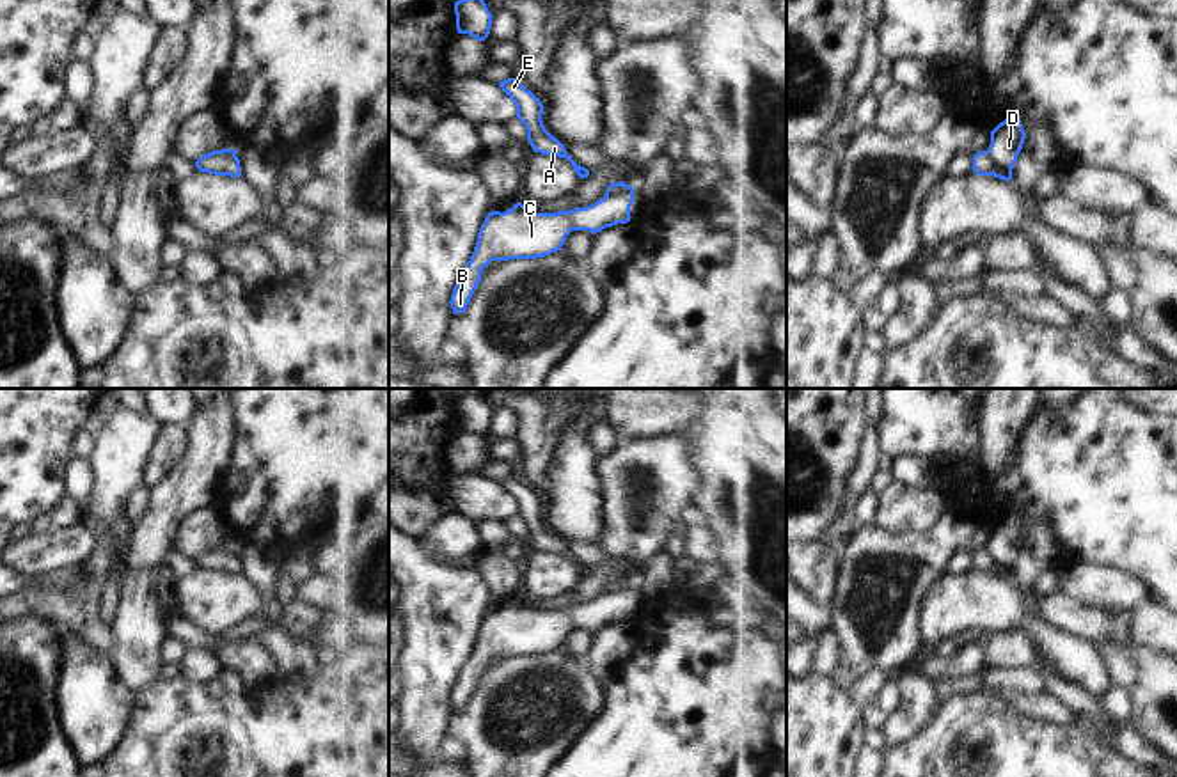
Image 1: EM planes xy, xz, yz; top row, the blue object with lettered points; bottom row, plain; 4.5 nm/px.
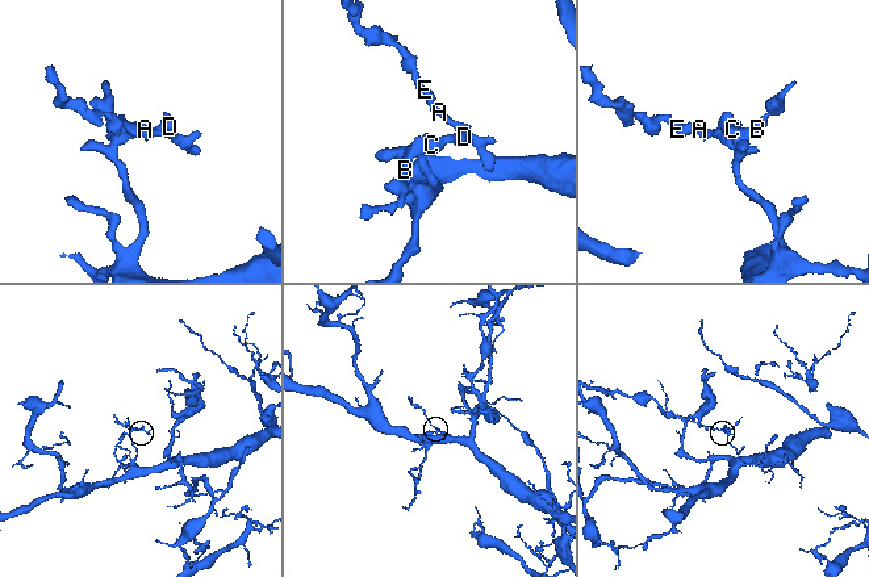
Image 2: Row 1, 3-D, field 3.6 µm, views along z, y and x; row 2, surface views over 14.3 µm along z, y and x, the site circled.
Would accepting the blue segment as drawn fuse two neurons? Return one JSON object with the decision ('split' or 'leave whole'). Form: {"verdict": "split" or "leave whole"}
{"verdict": "split"}

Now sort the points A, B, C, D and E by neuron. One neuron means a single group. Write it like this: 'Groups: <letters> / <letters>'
Groups: A E / B C D.

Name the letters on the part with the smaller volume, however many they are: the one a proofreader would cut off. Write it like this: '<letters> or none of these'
A, E

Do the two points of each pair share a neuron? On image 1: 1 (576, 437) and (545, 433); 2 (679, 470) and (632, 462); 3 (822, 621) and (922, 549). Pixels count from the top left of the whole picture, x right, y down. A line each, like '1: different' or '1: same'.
1: different
2: same
3: different

